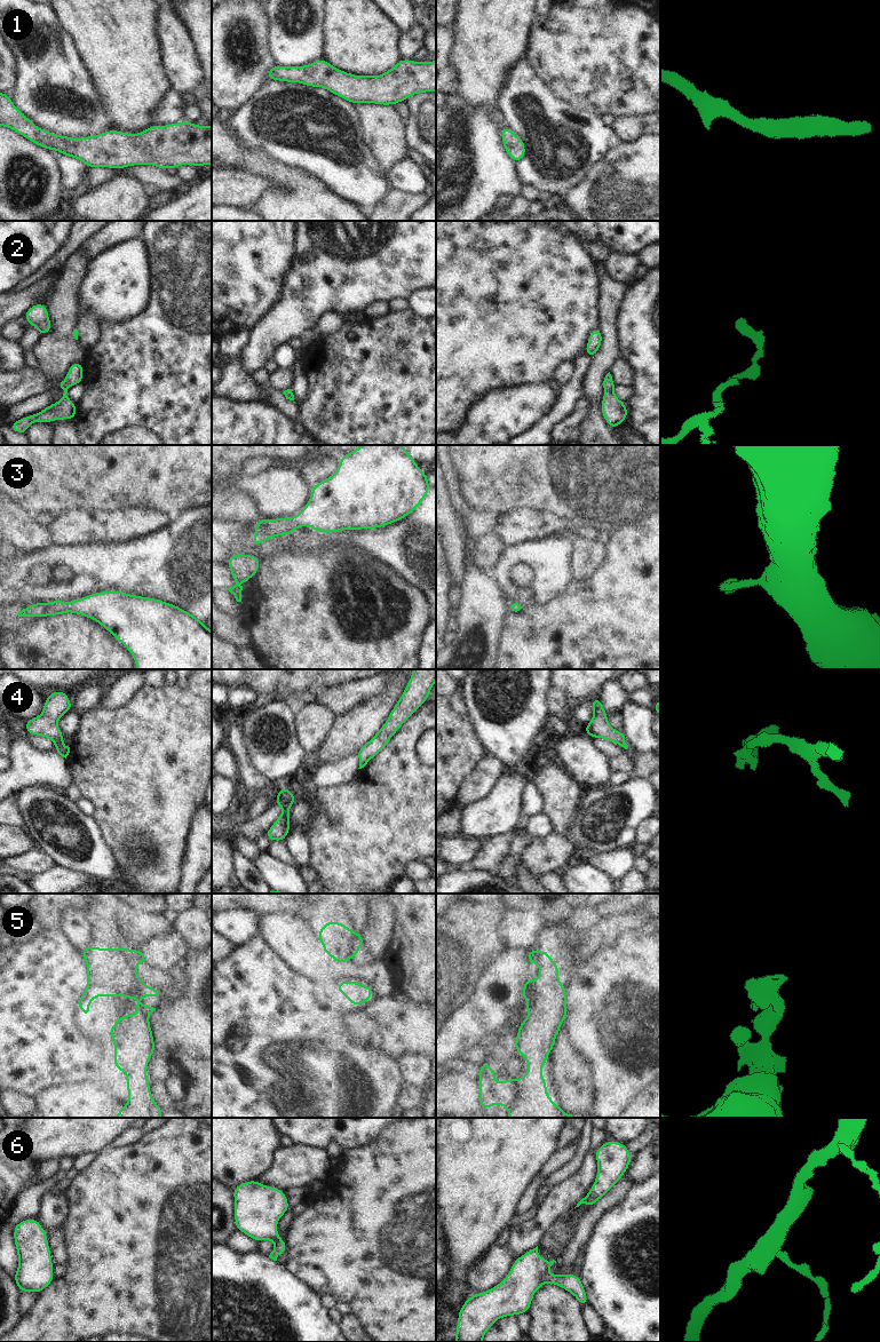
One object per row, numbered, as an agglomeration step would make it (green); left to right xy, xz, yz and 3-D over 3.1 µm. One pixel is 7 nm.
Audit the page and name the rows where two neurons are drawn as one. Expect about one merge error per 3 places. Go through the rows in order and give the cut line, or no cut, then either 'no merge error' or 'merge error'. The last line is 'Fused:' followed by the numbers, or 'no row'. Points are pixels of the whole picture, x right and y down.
1: no cut; no merge error
2: no cut; no merge error
3: no cut; no merge error
4: no cut; no merge error
5: no cut; no merge error
6: no cut; no merge error
Fused: no row

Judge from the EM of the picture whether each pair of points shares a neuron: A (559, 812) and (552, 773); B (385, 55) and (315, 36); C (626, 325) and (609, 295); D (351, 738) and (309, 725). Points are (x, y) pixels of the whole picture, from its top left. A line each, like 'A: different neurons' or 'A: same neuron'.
A: same neuron
B: different neurons
C: different neurons
D: different neurons

